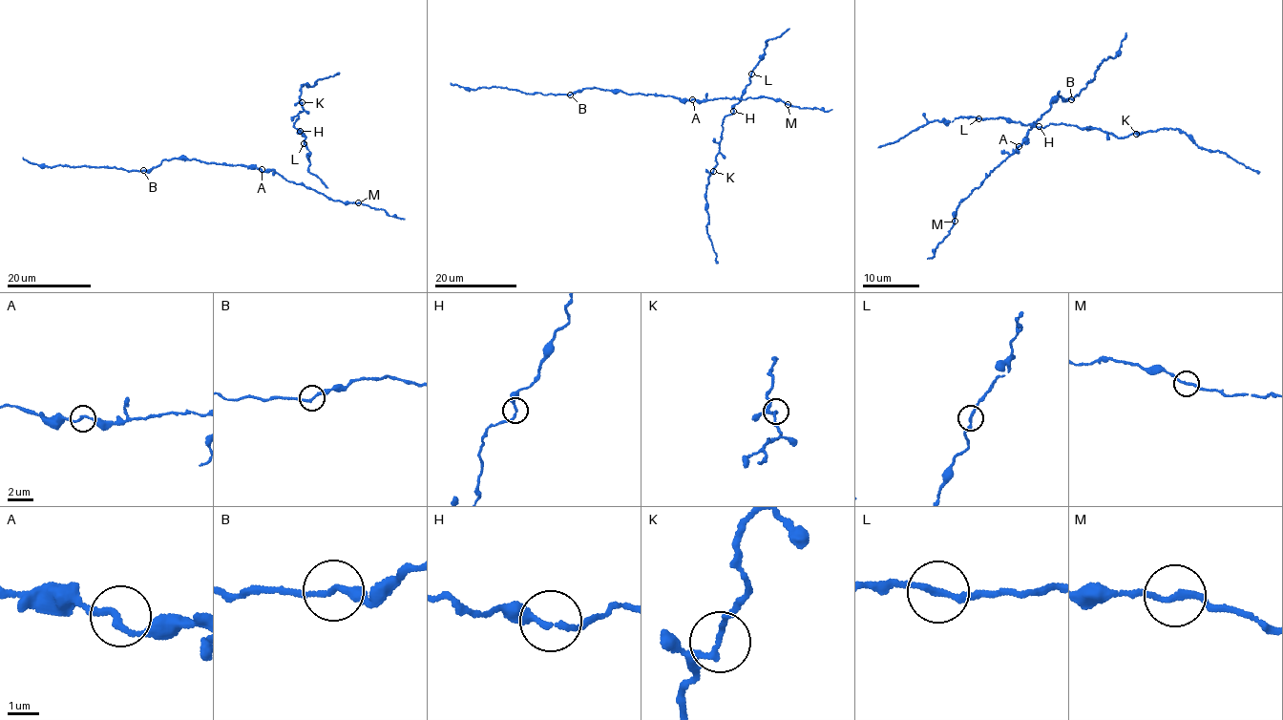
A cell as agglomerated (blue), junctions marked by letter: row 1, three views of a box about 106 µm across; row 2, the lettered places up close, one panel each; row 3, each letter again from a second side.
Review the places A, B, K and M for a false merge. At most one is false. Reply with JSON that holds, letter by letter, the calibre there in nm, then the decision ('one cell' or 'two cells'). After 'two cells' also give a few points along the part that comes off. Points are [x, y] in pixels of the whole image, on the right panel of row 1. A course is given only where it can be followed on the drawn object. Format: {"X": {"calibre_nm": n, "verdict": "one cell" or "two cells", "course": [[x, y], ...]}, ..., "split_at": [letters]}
{"A": {"calibre_nm": 180, "verdict": "one cell"}, "B": {"calibre_nm": 160, "verdict": "one cell"}, "K": {"calibre_nm": 170, "verdict": "one cell"}, "M": {"calibre_nm": 180, "verdict": "one cell"}, "split_at": []}

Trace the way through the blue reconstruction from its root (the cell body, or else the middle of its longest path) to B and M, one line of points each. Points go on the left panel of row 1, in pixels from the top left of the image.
B: (255, 168), (174, 158), (164, 159), (151, 170), (143, 170)
M: (255, 168), (274, 171), (287, 180), (304, 185), (332, 200), (358, 202)

